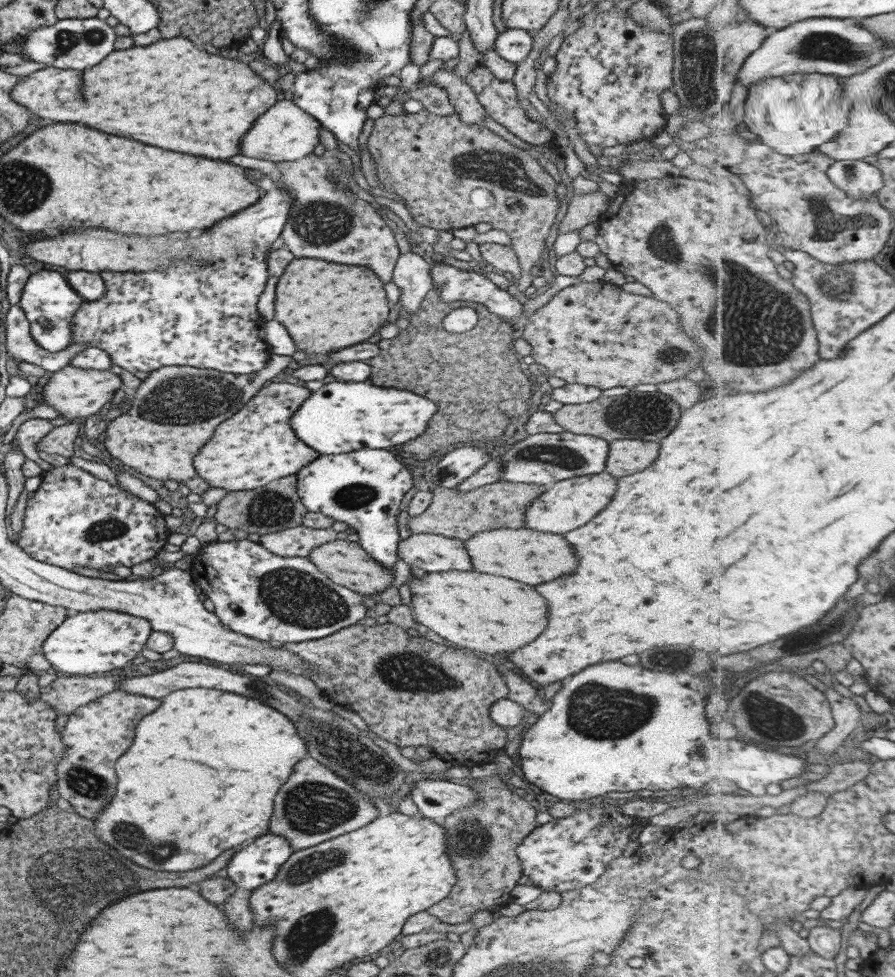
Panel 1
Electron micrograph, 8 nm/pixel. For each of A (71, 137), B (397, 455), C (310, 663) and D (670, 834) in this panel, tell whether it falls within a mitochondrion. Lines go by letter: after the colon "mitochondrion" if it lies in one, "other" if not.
A: other
B: other
C: other
D: other

